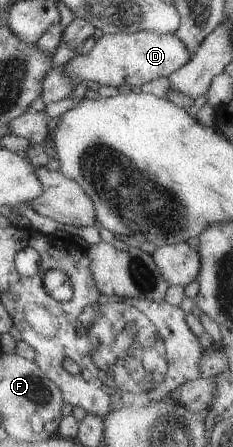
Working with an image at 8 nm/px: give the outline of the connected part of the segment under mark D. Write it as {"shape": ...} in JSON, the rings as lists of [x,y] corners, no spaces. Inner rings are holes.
{"shape":[[[141,30],[131,34],[103,35],[87,54],[77,54],[63,65],[63,74],[71,80],[94,80],[101,86],[141,86],[154,78],[168,78],[190,59],[185,44],[176,32],[159,34]]]}

